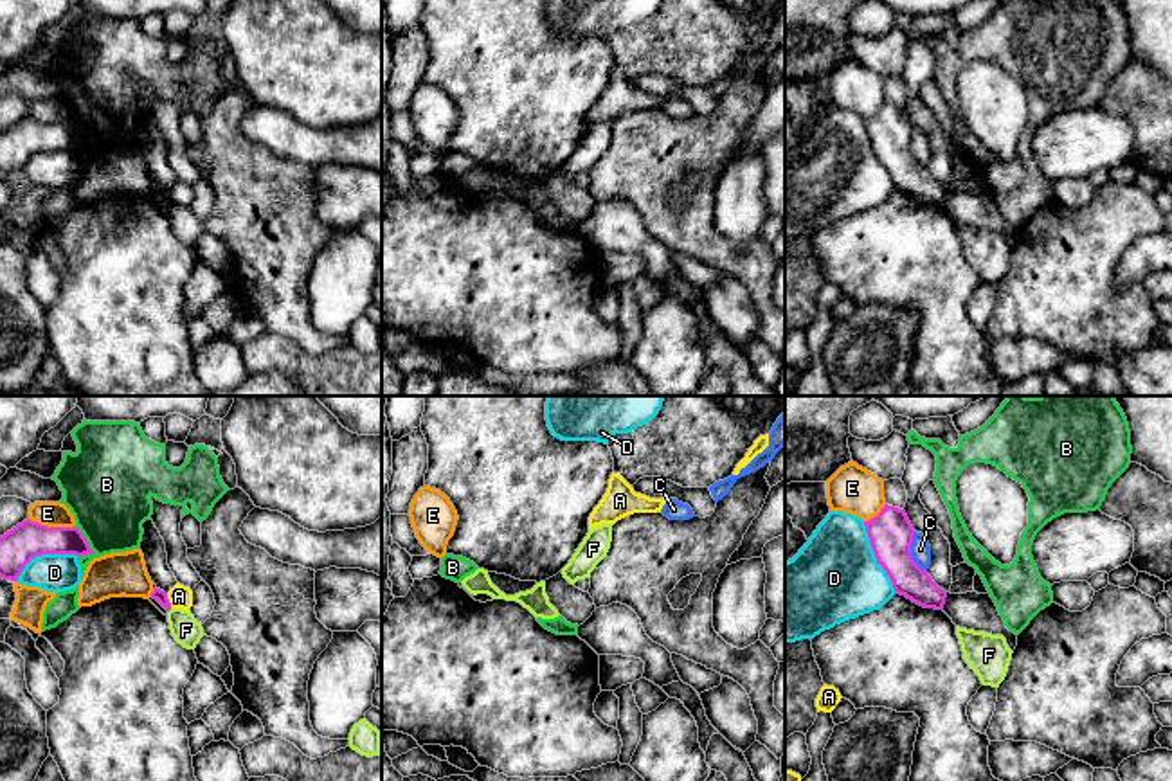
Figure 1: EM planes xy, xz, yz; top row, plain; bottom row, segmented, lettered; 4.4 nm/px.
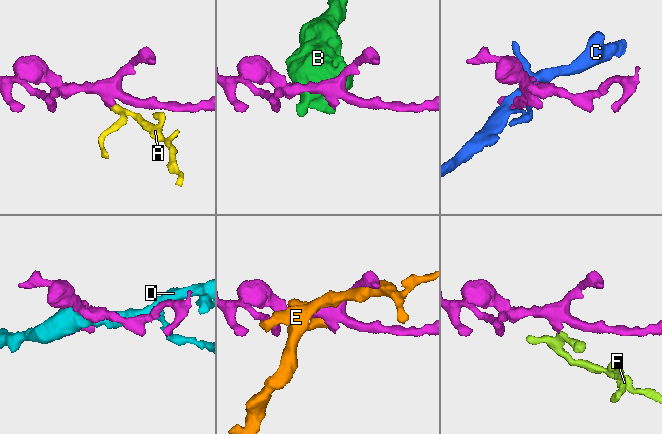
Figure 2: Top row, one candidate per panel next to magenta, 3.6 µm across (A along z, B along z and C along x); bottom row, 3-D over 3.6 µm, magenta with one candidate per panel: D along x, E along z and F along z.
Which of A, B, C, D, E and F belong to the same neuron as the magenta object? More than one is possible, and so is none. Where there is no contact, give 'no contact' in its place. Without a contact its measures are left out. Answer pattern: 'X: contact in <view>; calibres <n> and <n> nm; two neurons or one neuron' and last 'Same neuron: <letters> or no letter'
A: contact in xy; calibres 60 and 100 nm; two neurons
B: contact in xy; calibres 160 and 380 nm; two neurons
C: contact in yz; calibres 200 and 90 nm; two neurons
D: contact in yz; calibres 200 and 400 nm; two neurons
E: contact in xy; calibres 160 and 110 nm; two neurons
F: no contact; two neurons
Same neuron: no letter

